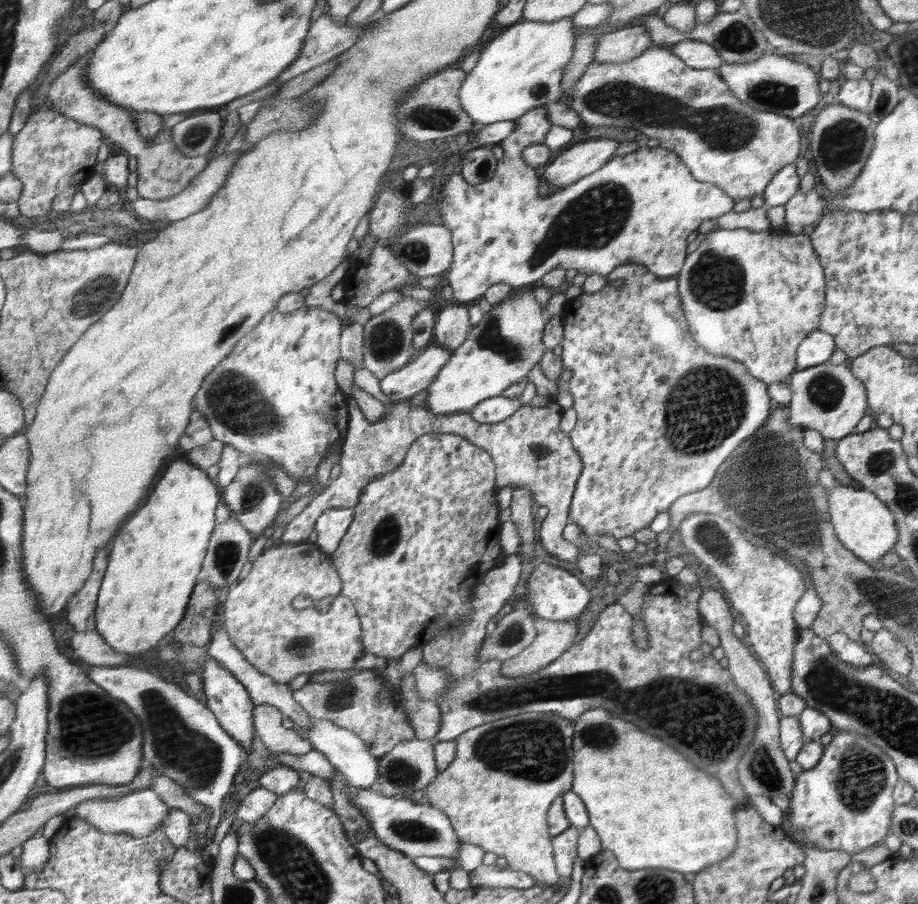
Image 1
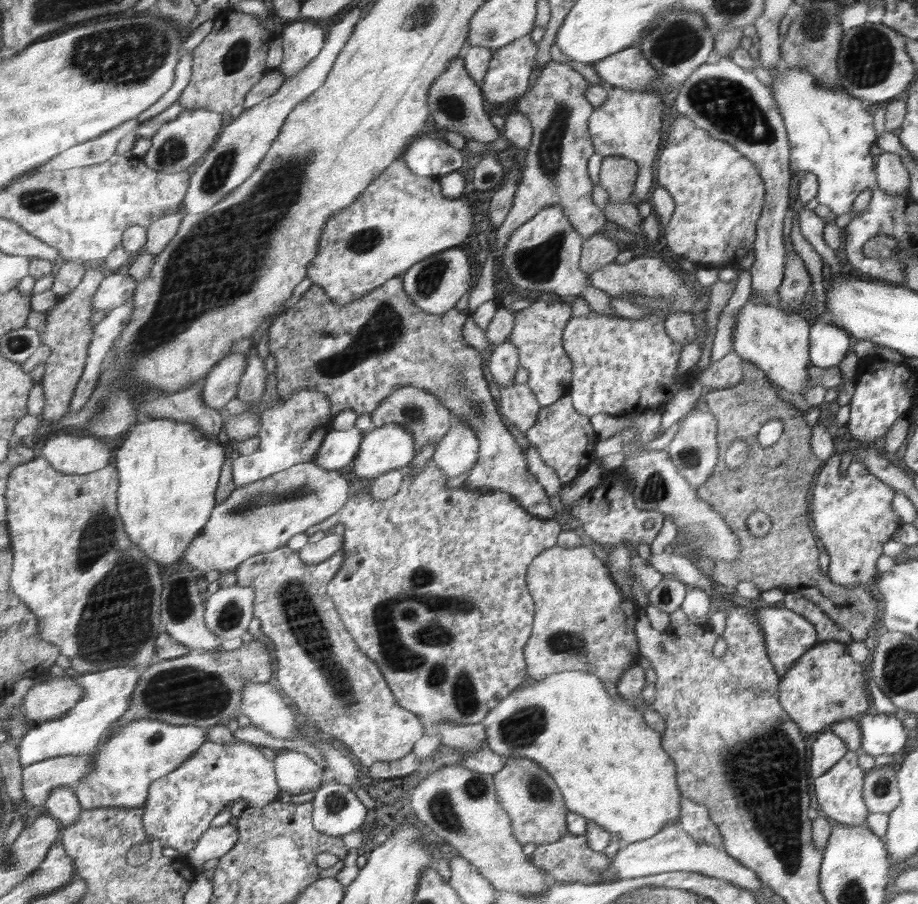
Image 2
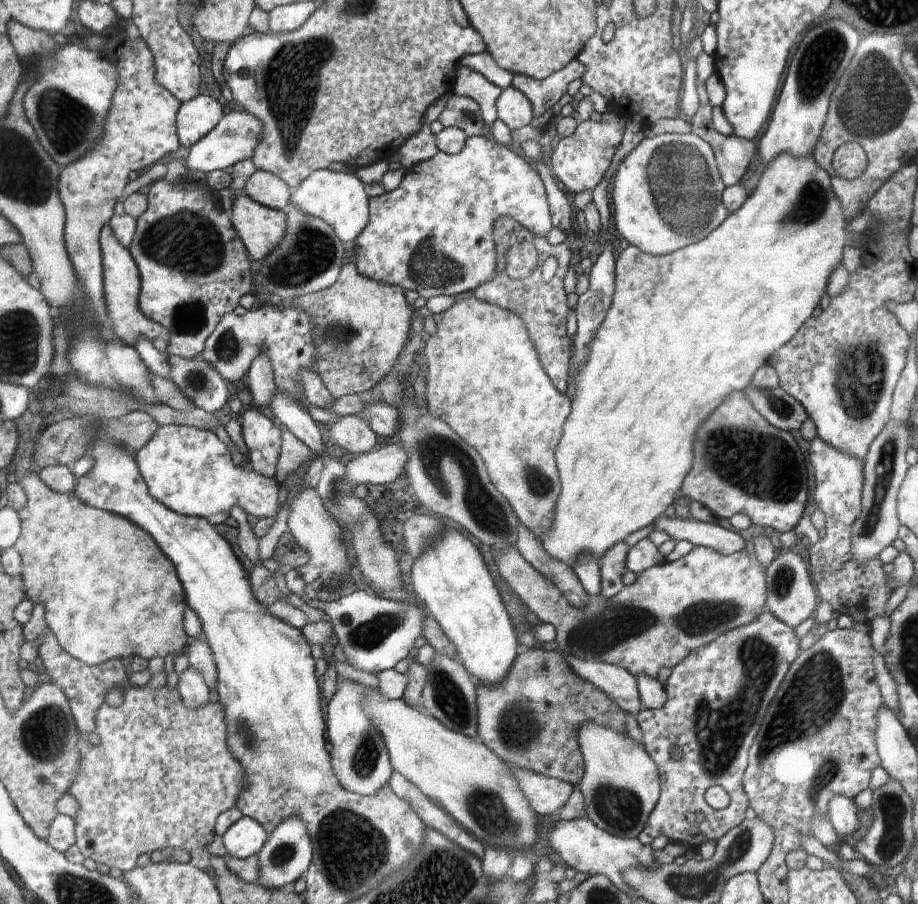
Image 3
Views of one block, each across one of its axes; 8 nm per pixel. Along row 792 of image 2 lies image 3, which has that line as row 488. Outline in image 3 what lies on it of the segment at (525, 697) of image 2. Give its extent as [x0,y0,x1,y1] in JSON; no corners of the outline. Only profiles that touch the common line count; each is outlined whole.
[539,152,850,568]

